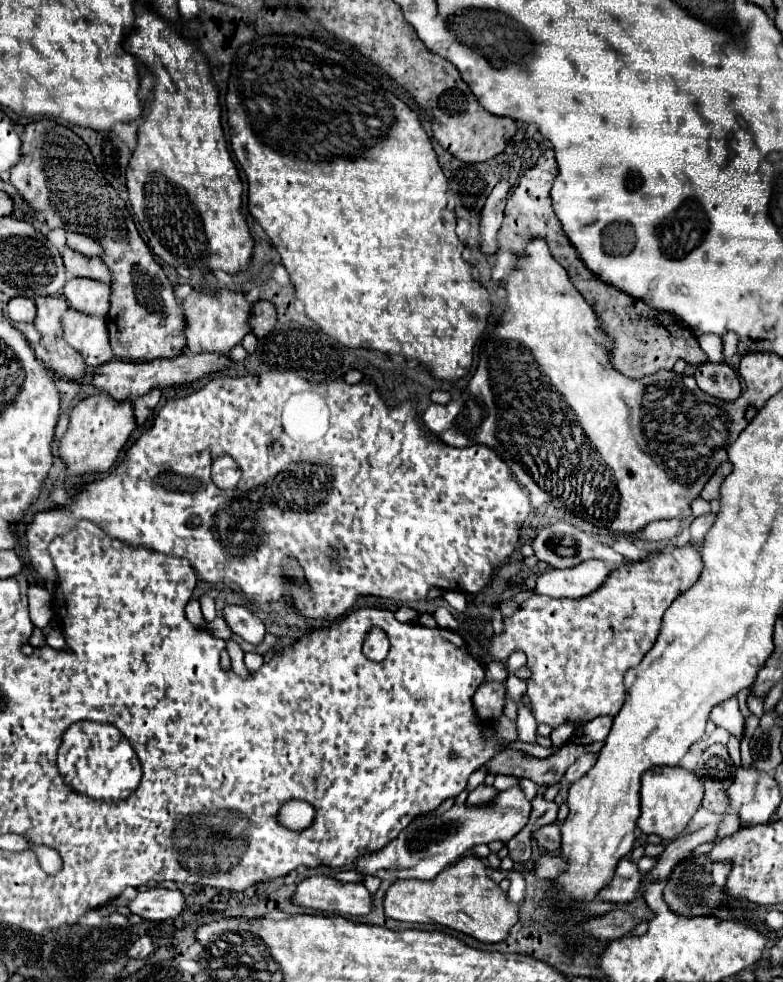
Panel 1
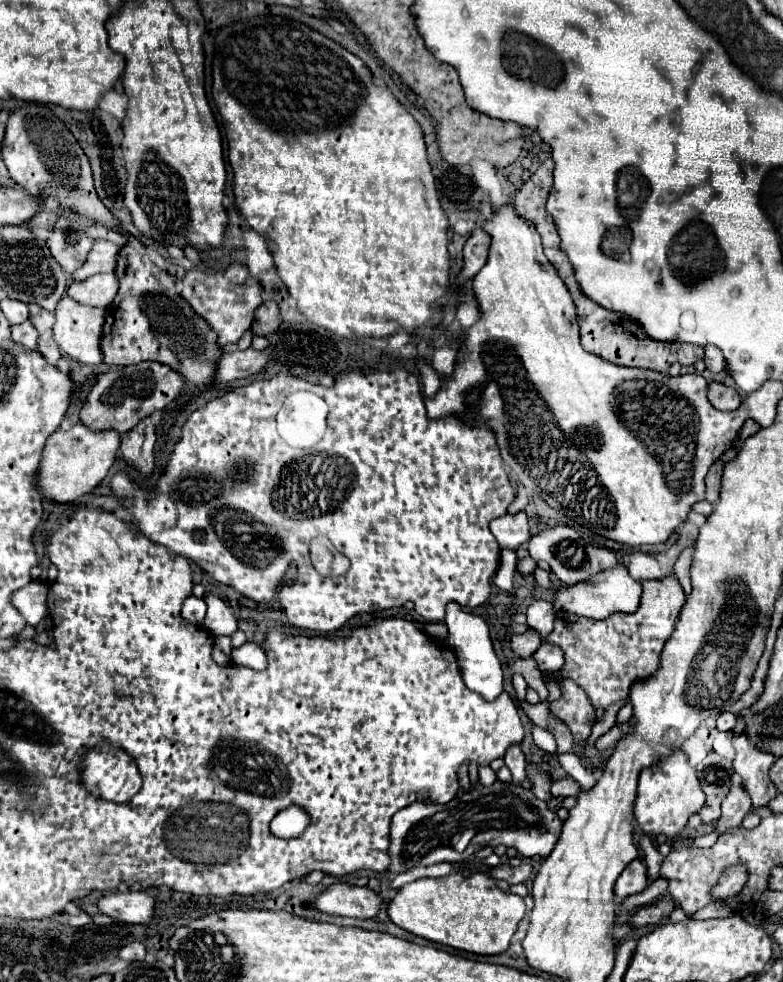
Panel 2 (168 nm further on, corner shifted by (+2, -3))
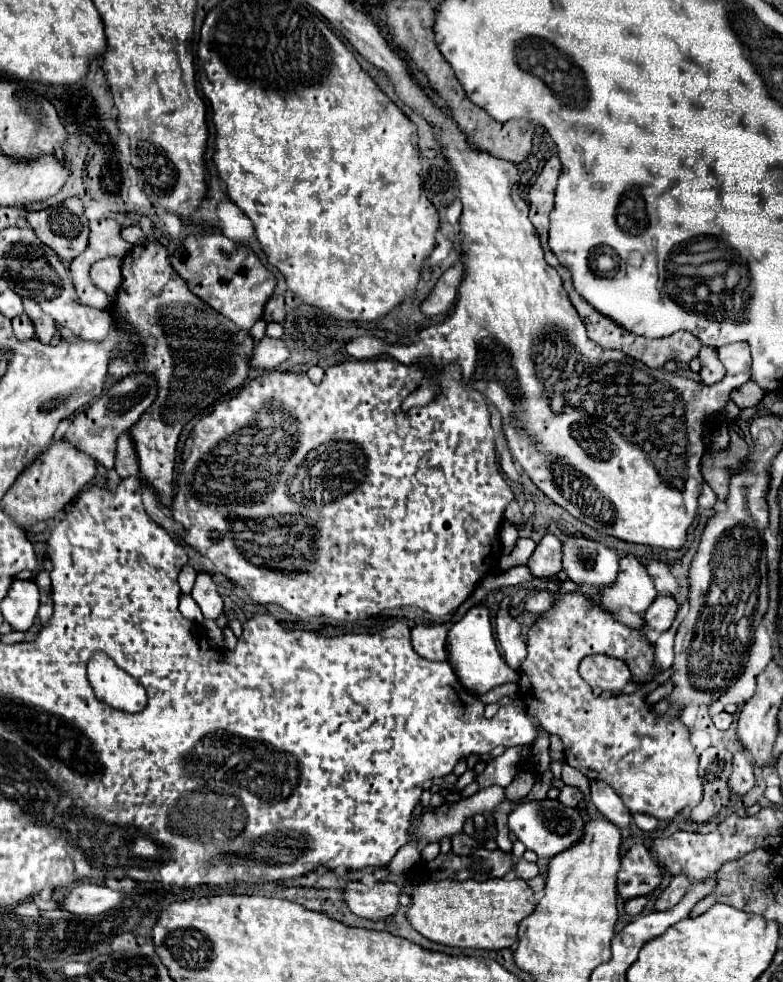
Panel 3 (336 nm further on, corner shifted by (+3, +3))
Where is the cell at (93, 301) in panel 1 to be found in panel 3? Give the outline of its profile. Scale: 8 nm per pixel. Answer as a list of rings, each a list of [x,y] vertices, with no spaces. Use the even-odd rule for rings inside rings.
[[[105,258],[101,262],[95,262],[91,266],[91,280],[97,288],[101,288],[105,294],[115,294],[121,284],[121,260],[119,258]]]

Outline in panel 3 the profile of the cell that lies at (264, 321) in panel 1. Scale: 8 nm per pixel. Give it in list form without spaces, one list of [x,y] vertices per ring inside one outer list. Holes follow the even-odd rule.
[[[273,296],[263,312],[263,320],[265,322],[283,322],[285,318],[285,304],[283,304],[283,296]]]

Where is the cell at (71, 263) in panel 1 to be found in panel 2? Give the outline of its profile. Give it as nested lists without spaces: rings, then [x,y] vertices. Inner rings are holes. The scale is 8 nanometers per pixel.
[[[54,228],[50,232],[50,238],[46,244],[48,244],[52,256],[56,258],[56,262],[68,274],[72,274],[76,268],[80,268],[84,264],[88,252],[92,248],[92,240],[84,232],[60,230],[60,228]]]

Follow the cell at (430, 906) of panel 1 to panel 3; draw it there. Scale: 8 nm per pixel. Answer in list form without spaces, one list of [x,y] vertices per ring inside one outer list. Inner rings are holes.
[[[493,878],[483,882],[429,880],[413,886],[407,920],[419,934],[443,946],[503,950],[515,944],[517,926],[533,912],[535,904],[533,890],[521,878]]]

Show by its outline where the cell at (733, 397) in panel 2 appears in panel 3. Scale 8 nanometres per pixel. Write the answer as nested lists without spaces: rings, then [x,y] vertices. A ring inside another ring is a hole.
[[[747,382],[739,388],[735,388],[731,392],[731,400],[739,406],[739,408],[751,408],[757,406],[761,402],[761,398],[765,396],[765,390],[761,390],[755,382]]]

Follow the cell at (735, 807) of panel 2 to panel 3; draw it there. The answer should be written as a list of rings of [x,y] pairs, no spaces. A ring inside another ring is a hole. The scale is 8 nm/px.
[[[735,754],[735,758],[733,758],[733,774],[729,778],[729,790],[731,790],[731,794],[743,796],[753,786],[755,786],[753,764],[743,754]]]

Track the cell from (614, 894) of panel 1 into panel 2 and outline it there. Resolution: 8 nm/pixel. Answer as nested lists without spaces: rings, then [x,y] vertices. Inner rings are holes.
[[[632,860],[630,866],[620,874],[618,882],[616,882],[616,896],[620,900],[642,892],[648,886],[648,872],[646,872],[646,864],[642,860]]]

